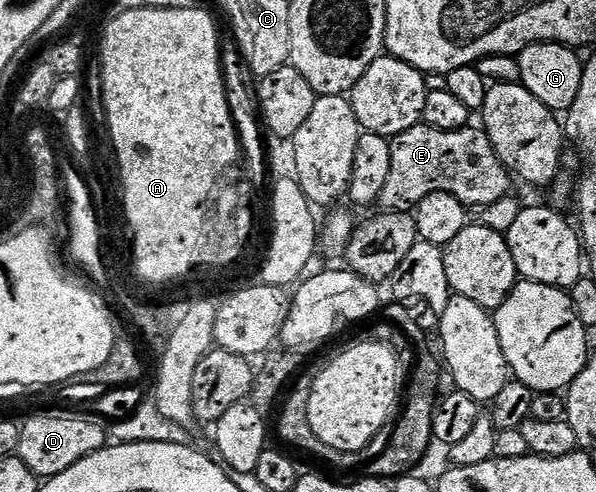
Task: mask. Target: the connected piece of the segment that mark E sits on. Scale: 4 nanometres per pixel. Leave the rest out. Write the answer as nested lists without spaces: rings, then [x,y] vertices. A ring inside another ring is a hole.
[[[421,122],[391,137],[390,174],[386,177],[386,186],[382,186],[379,207],[389,212],[411,213],[422,198],[439,192],[458,198],[458,202],[472,210],[498,203],[511,190],[514,180],[498,158],[488,133],[476,128],[438,130]]]

